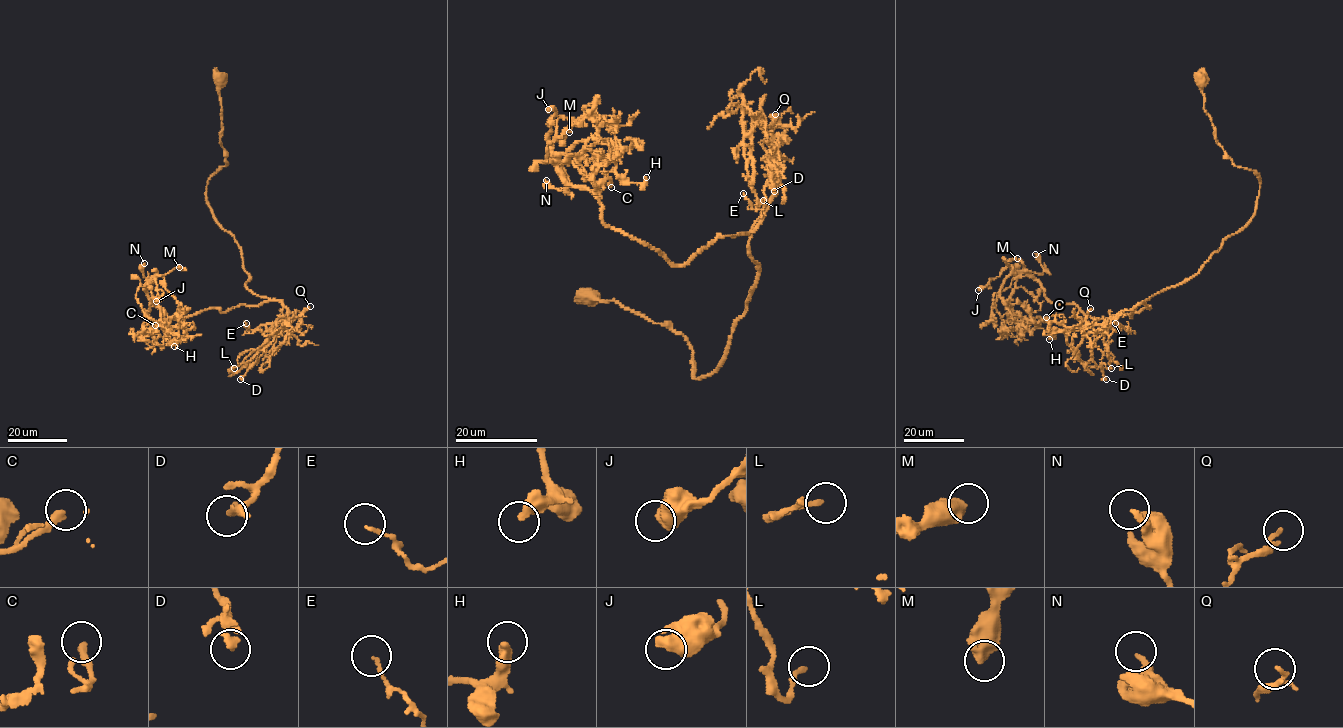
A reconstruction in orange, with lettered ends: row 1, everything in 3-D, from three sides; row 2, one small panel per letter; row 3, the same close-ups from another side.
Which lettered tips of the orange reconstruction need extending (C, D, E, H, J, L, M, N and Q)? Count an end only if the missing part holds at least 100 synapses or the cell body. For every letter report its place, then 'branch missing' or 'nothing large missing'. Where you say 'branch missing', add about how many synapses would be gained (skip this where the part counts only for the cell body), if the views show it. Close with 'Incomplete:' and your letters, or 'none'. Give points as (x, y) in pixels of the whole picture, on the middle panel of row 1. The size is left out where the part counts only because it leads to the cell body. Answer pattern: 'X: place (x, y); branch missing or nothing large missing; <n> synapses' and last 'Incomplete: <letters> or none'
C: place (611, 187); nothing large missing
D: place (774, 191); nothing large missing
E: place (743, 193); nothing large missing
H: place (646, 177); nothing large missing
J: place (548, 109); nothing large missing
L: place (763, 200); nothing large missing
M: place (569, 132); nothing large missing
N: place (546, 180); nothing large missing
Q: place (775, 114); nothing large missing
Incomplete: none

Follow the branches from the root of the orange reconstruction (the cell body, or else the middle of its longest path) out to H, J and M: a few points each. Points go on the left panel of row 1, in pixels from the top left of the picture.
H: (218, 80), (227, 163), (207, 203), (268, 300), (154, 324), (158, 276), (174, 346)
J: (218, 80), (227, 163), (207, 203), (246, 288), (268, 300), (154, 324), (155, 277), (156, 301)
M: (218, 80), (227, 163), (207, 203), (241, 249), (246, 288), (268, 300), (154, 324), (145, 289), (179, 267)

